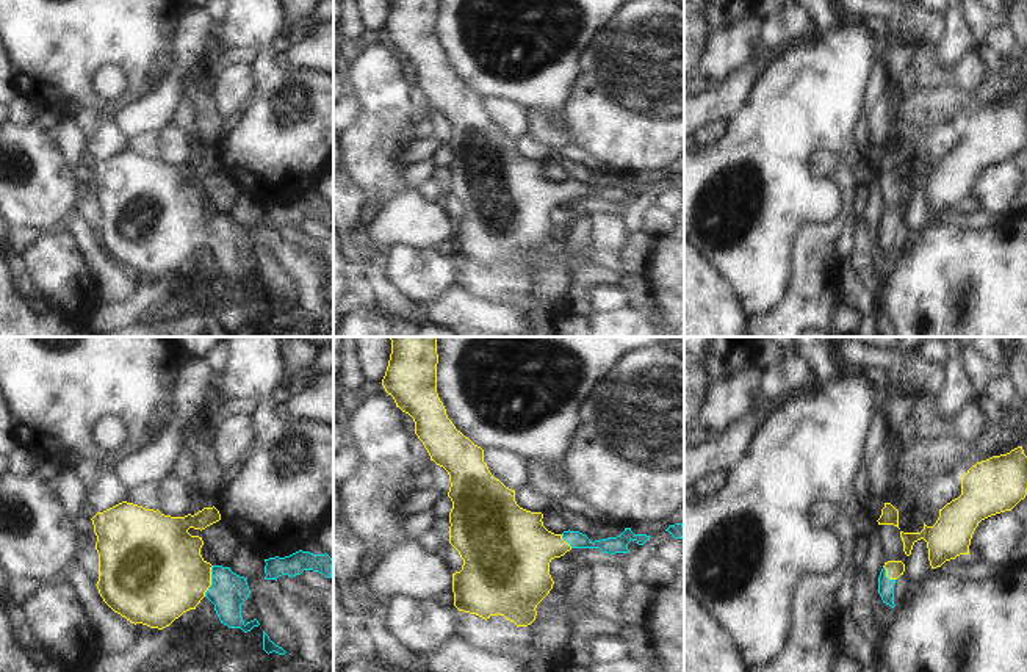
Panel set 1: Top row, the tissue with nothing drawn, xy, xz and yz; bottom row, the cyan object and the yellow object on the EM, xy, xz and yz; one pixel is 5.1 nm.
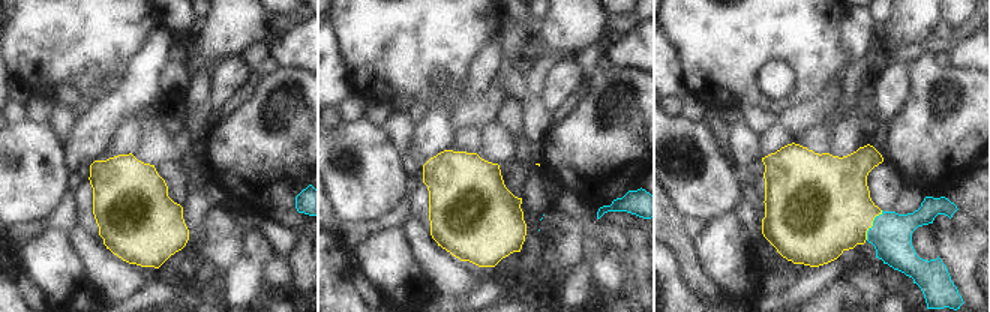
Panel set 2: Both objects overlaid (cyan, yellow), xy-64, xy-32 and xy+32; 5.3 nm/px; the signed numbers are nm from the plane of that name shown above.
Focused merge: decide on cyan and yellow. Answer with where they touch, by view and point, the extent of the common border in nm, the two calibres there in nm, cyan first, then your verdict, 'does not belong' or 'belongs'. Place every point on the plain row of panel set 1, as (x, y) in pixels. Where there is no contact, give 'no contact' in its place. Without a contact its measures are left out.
contact xy (212, 231); length 170 nm; calibres 190 and 420 nm; belongs

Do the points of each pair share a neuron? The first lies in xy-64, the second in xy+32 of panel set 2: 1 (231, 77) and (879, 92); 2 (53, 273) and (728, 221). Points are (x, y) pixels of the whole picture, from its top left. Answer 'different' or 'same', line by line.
1: same
2: same

